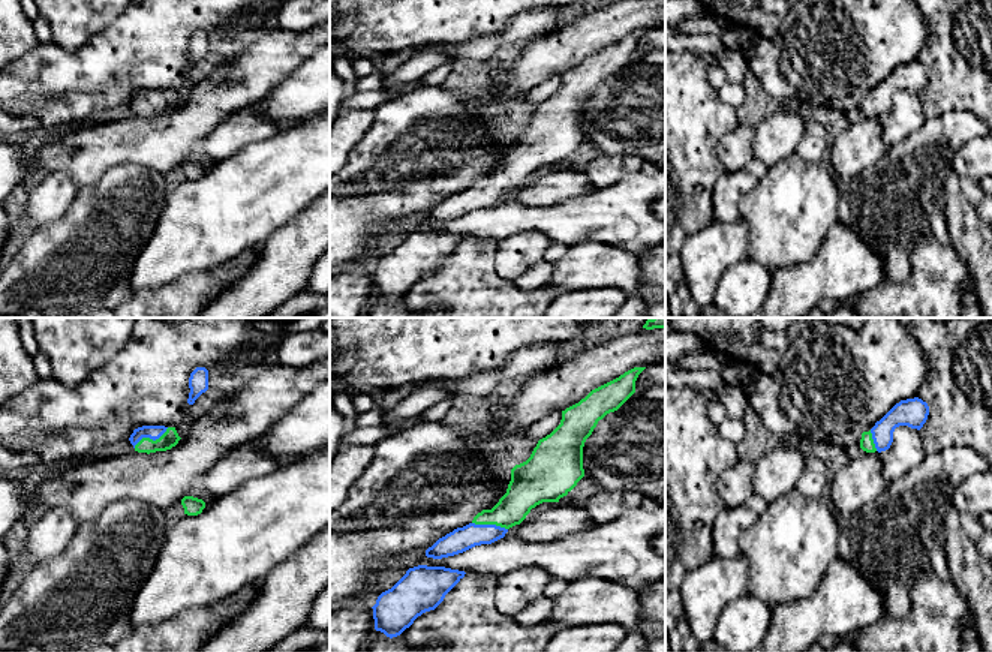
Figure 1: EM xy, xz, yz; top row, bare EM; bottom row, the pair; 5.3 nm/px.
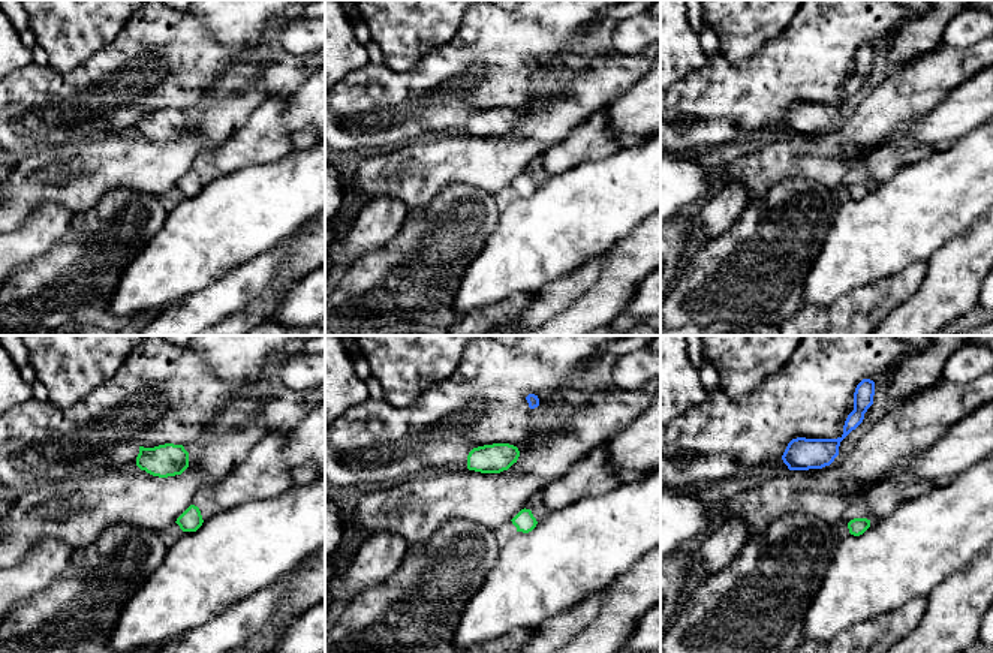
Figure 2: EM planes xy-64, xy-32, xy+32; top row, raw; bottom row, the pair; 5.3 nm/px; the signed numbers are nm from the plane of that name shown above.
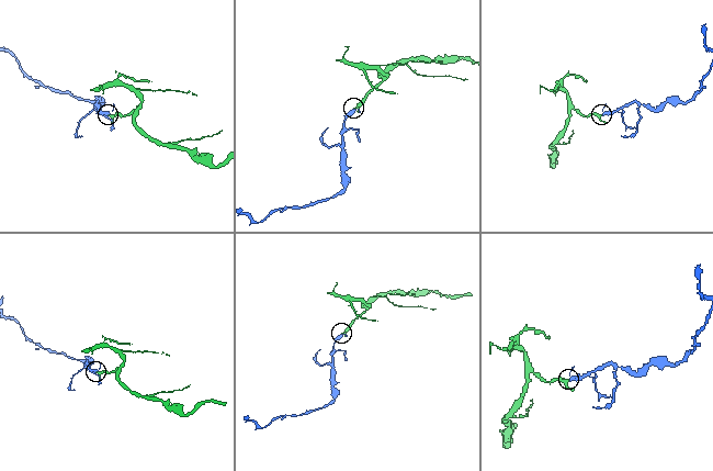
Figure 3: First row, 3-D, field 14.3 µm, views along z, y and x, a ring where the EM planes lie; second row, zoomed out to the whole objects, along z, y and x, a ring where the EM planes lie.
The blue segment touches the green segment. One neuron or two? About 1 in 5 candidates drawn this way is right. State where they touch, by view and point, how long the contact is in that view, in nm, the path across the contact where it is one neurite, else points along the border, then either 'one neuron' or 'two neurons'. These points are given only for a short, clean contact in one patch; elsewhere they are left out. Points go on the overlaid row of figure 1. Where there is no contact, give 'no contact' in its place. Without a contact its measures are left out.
contact xy (150, 438); length 220 nm; way xy (153, 432), (150, 438), (170, 438); one neuron

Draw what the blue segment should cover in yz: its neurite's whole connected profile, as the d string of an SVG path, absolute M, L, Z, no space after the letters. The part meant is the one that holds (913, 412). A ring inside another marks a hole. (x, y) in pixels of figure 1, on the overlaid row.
M919 397L896 403L869 432L862 433L860 448L866 453L881 453L890 448L893 432L899 426L920 430L929 415L929 406Z

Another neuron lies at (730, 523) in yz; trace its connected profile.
M746 505L724 508L713 522L713 555L727 559L740 555L739 540L758 517Z

